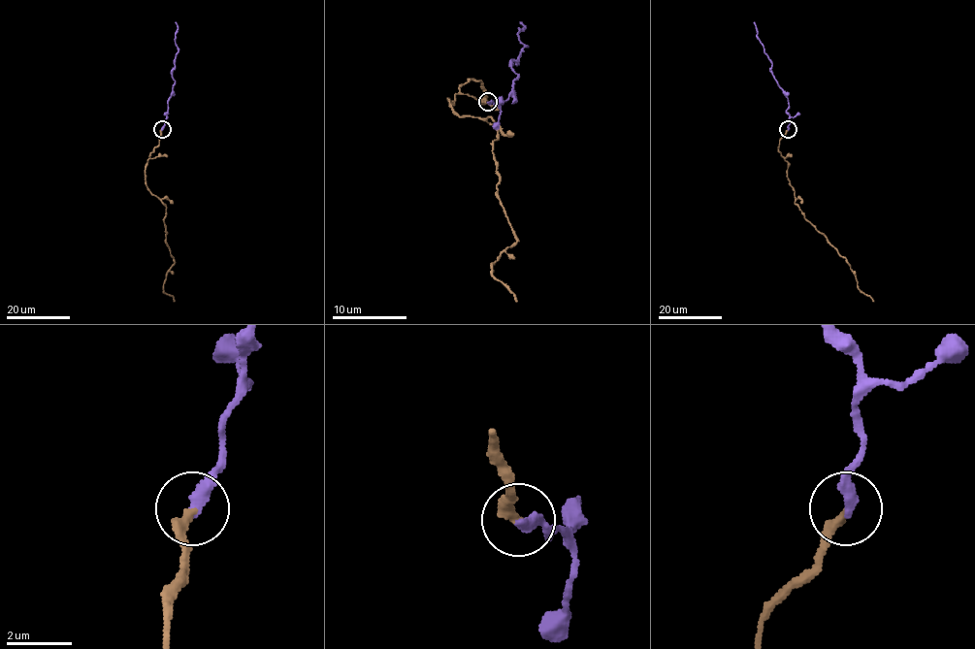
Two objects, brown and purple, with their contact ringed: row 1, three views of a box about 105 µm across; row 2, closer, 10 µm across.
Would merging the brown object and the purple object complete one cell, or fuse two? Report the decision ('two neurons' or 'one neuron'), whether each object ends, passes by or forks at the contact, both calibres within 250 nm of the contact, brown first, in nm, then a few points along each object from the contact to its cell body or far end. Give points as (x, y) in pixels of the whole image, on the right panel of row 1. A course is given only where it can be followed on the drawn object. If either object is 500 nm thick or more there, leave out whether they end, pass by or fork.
one neuron; brown ends; purple ends; calibres 320 and 440 nm; course brown (788, 129), (778, 148), (788, 162), (787, 178), (795, 203), (845, 257), (858, 287), (873, 301); course purple (788, 129), (789, 100), (771, 71), (771, 61), (757, 36), (754, 22)

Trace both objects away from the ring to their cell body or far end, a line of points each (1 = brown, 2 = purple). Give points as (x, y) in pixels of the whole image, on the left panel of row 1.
1: (162, 129), (146, 178), (149, 192), (166, 207), (166, 243), (174, 263), (163, 291), (175, 301)
2: (162, 129), (167, 100), (175, 84), (172, 71), (178, 52), (176, 22)

